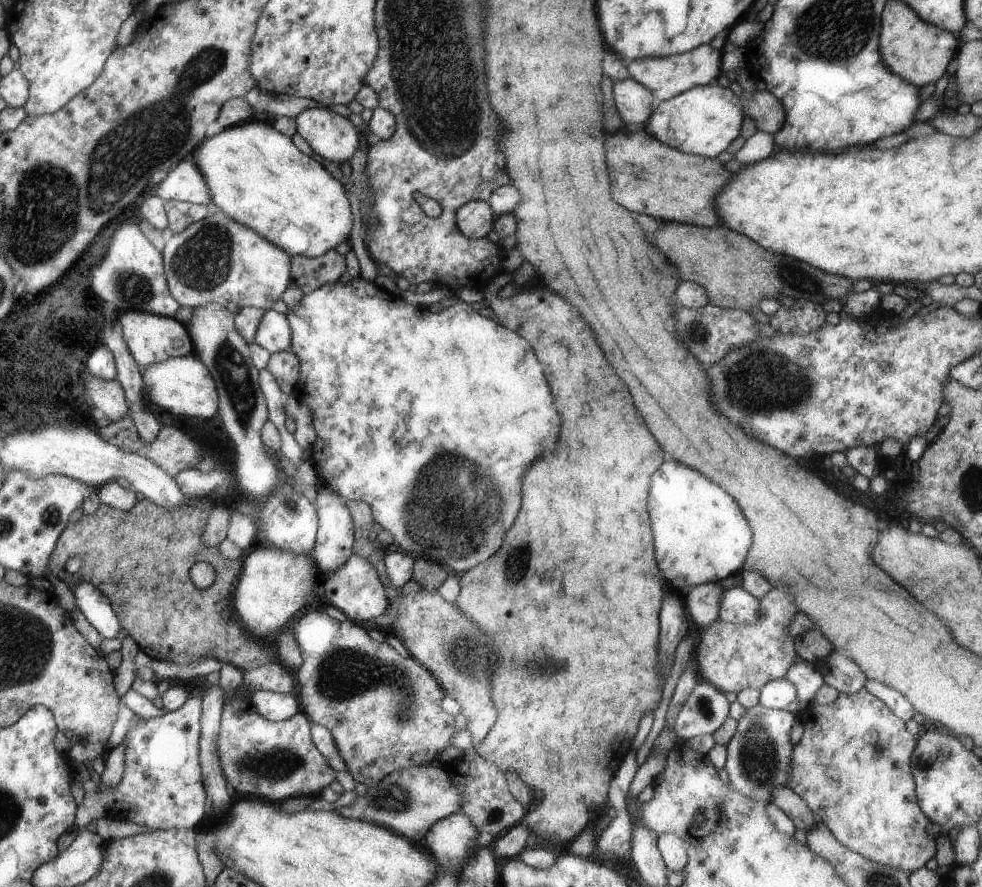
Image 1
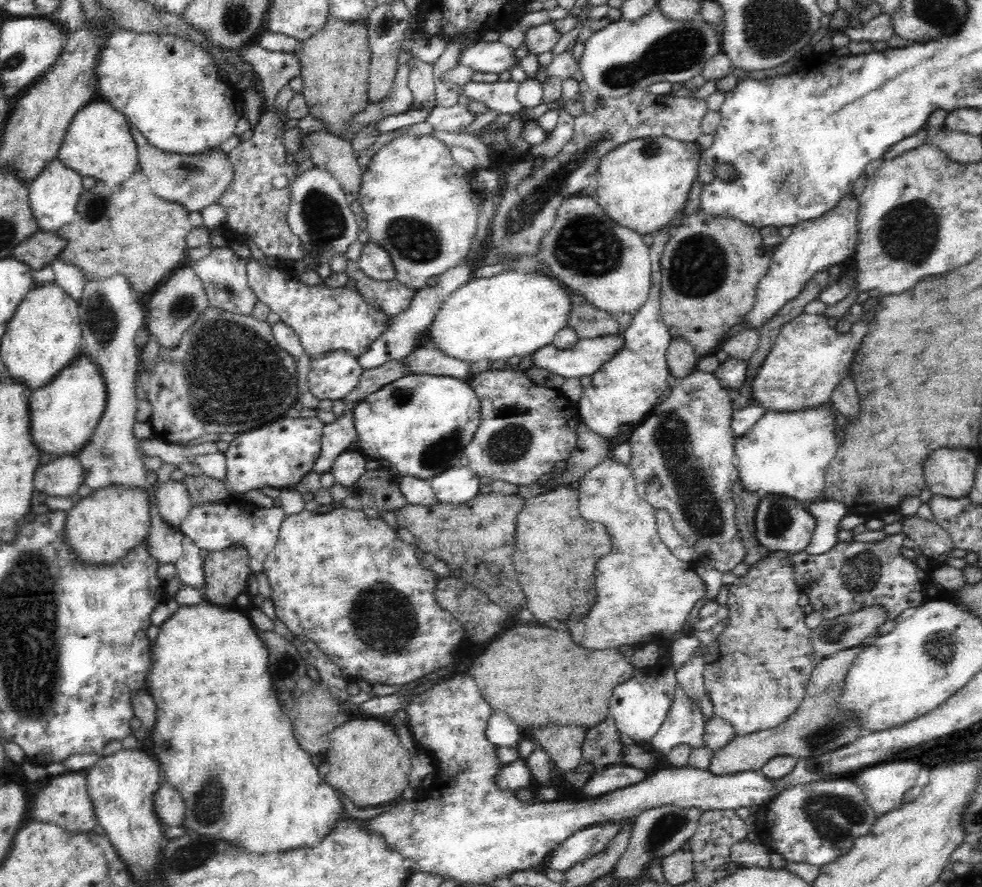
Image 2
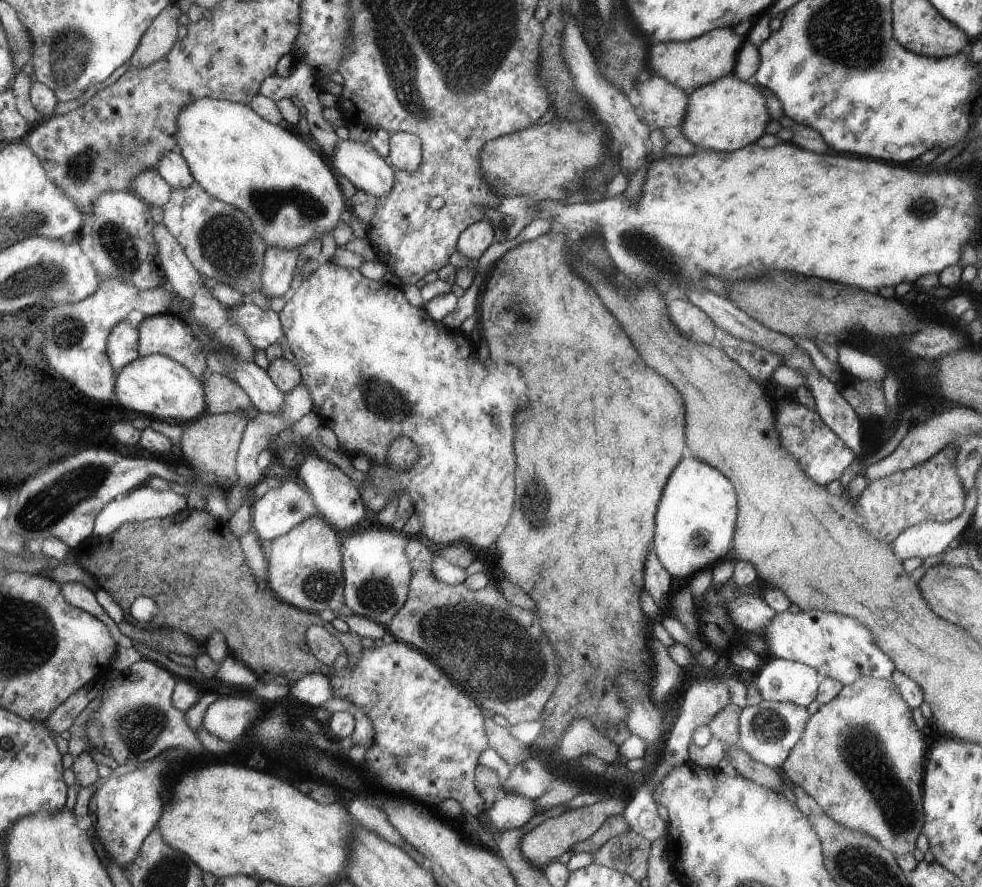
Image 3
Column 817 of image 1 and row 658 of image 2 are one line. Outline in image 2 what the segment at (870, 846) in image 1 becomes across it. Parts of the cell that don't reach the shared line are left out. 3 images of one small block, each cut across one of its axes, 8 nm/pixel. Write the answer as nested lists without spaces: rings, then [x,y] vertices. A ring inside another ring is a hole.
[[[768,551],[766,558],[758,560],[746,574],[728,586],[727,617],[730,622],[705,652],[703,679],[706,694],[713,703],[714,715],[730,721],[737,736],[784,722],[801,703],[809,676],[820,662],[811,647],[811,630],[804,624],[806,614],[798,605],[800,591],[793,580],[793,569],[786,560],[789,556],[781,551]]]

